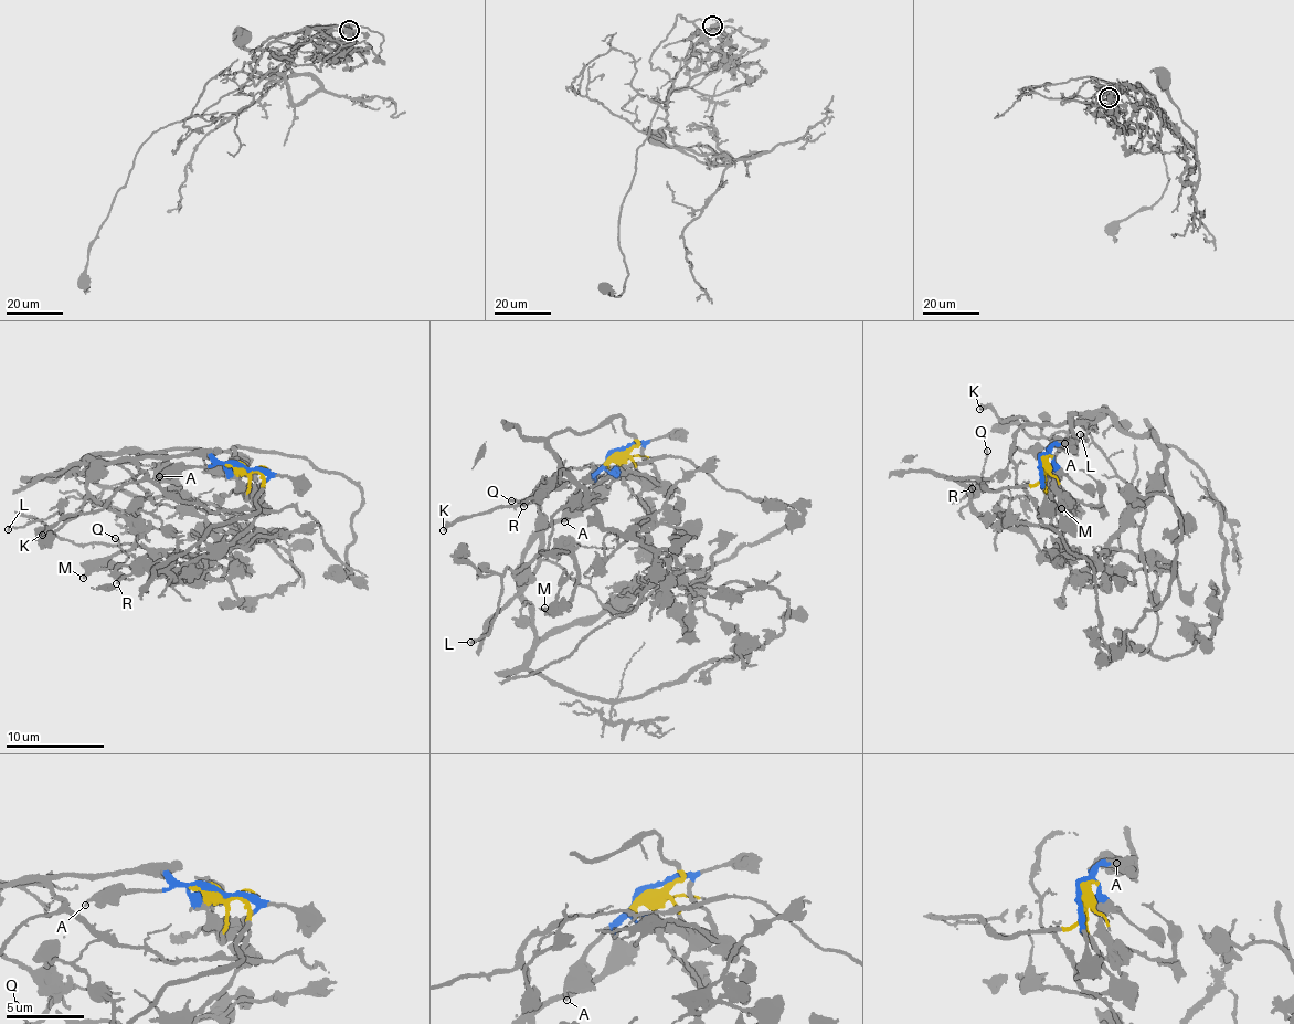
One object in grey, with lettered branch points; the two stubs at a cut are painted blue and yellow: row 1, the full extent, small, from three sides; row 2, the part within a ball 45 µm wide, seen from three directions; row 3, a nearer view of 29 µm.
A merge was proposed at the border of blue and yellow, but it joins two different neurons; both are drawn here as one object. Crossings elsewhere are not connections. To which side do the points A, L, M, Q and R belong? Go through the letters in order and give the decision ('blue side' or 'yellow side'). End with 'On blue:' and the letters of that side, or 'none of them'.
A: blue side
L: blue side
M: blue side
Q: yellow side
R: yellow side
On blue: A, L, M

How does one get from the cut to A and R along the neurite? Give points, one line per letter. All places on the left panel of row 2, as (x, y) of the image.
A: (242, 465), (189, 465), (159, 476)
R: (242, 465), (263, 481), (255, 502), (261, 507), (257, 513), (208, 528), (200, 542), (170, 561), (116, 582)

